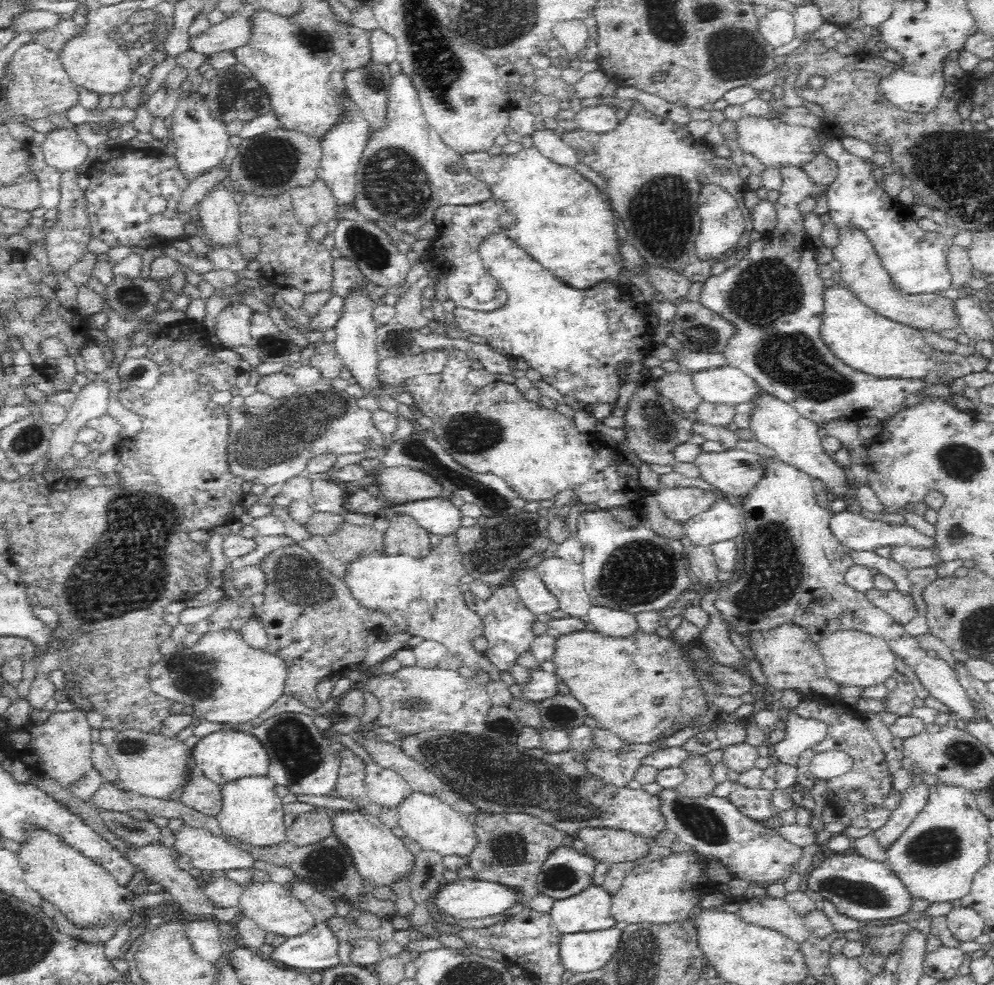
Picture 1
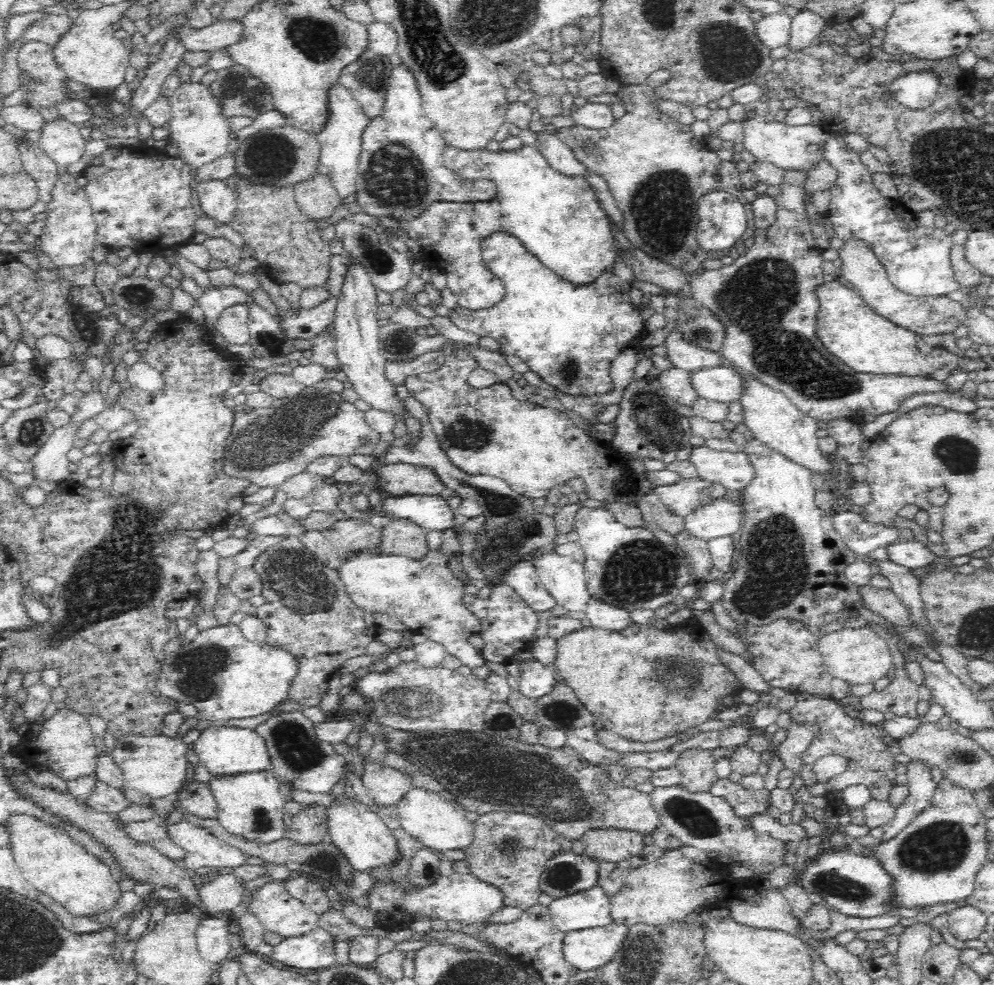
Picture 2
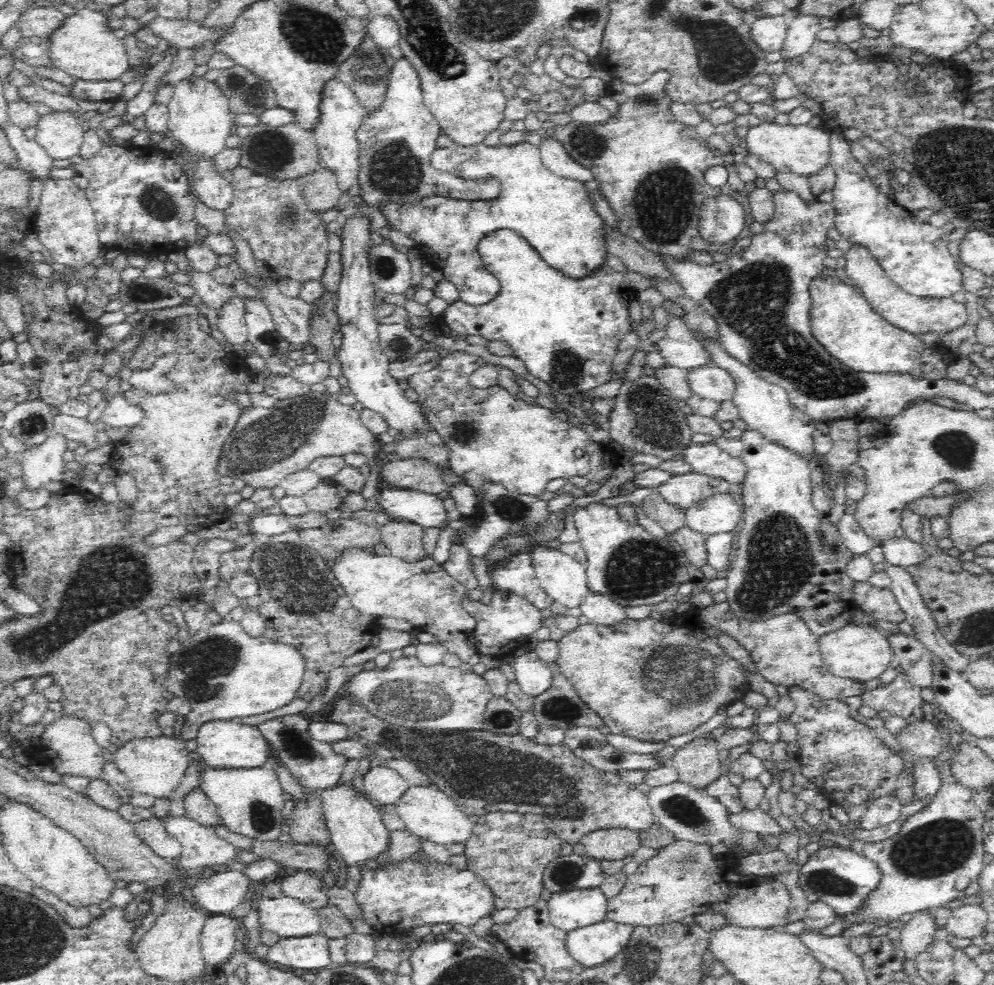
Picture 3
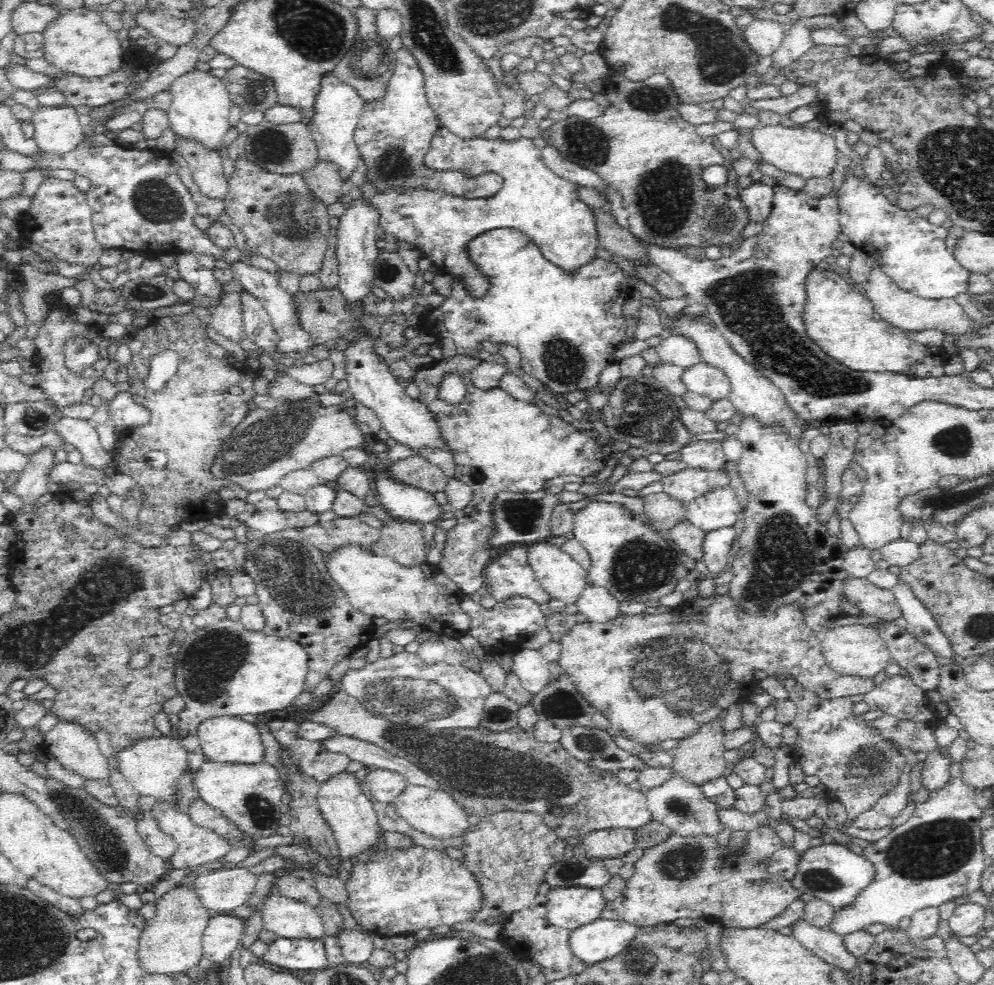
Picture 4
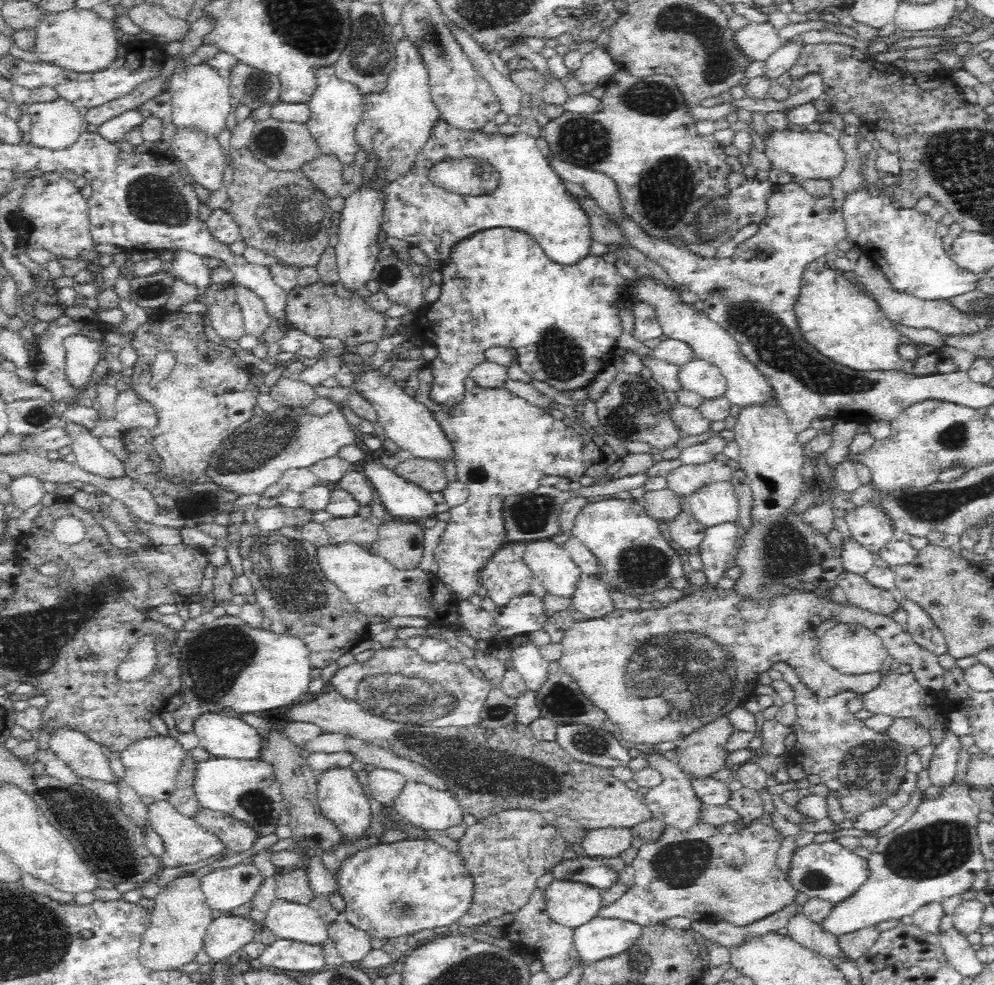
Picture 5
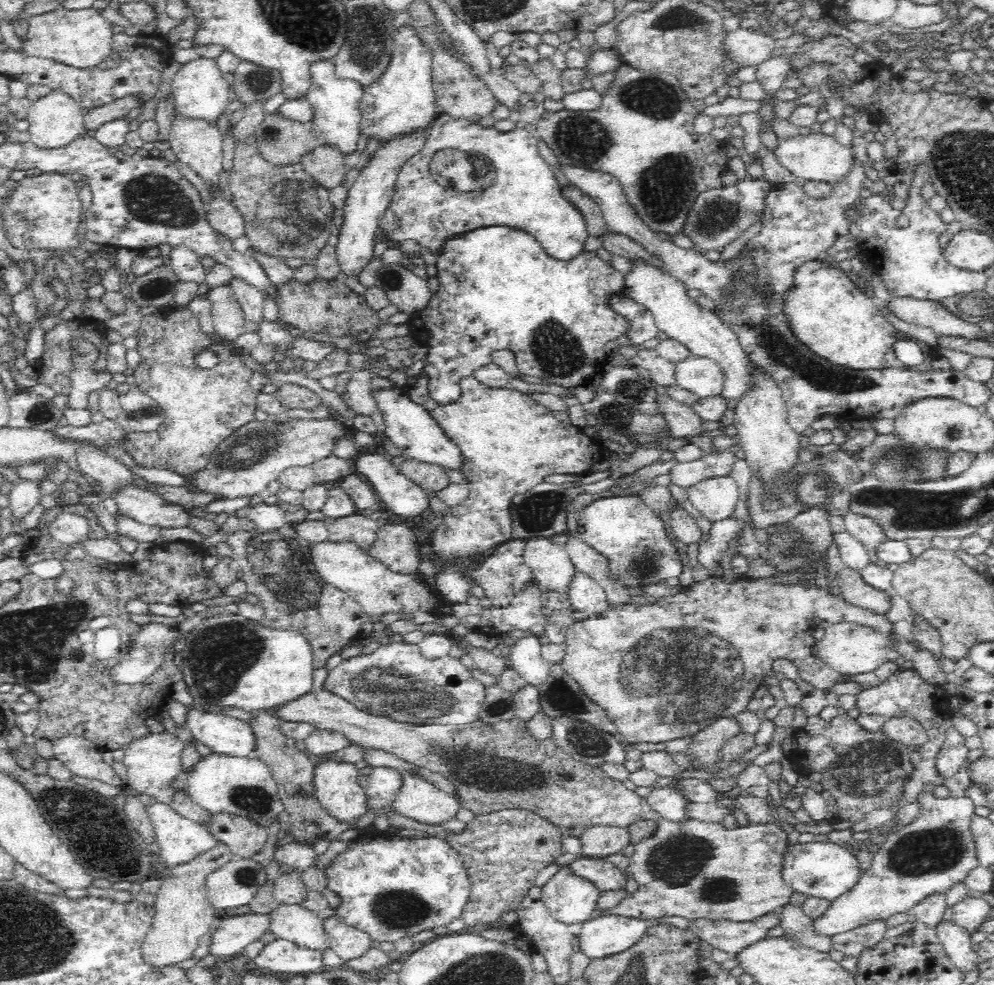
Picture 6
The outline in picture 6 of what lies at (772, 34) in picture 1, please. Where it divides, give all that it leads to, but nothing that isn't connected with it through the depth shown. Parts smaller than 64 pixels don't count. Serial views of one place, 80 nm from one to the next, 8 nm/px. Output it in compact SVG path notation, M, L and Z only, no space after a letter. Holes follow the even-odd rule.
M739 28L726 36L726 49L729 56L741 67L758 66L773 56L779 47L770 34L754 28Z

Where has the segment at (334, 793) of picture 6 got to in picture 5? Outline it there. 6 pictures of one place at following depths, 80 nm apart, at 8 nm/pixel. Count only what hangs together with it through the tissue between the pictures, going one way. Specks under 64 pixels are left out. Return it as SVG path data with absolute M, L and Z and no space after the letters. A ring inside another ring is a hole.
M350 767L328 770L320 774L318 780L317 797L319 808L323 815L338 829L344 844L354 844L362 838L368 838L368 828L372 824L372 810L364 786L360 784L357 775Z

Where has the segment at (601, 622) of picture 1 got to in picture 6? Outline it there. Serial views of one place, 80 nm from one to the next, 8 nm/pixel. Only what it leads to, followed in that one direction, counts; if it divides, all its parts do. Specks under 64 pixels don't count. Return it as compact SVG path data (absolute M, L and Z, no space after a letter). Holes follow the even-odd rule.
M577 572L569 587L570 609L586 612L589 617L602 615L610 604L605 589L594 578Z

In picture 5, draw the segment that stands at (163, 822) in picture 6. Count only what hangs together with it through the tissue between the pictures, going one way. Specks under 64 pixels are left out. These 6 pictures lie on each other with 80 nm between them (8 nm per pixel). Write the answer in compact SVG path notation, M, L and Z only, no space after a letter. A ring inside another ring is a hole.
M154 801L147 806L149 822L156 832L164 837L166 842L166 852L162 854L161 861L165 867L176 868L176 866L186 866L186 864L196 864L201 860L213 859L218 854L227 851L226 845L220 841L218 835L198 826L196 820L180 814L170 801Z

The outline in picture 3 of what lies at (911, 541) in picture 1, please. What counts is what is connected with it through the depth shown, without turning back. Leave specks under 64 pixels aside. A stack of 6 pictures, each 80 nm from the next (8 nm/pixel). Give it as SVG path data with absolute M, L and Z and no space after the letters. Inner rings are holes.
M844 513L843 516L840 516L836 526L844 539L844 545L855 556L867 555L875 546L881 546L879 540L867 534L862 525L856 521L853 513Z

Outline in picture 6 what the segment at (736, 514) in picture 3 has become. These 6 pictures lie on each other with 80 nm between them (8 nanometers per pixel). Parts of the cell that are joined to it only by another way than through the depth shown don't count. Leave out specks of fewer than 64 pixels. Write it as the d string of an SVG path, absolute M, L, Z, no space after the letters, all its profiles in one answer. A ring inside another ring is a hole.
M730 475L701 482L687 491L699 516L708 522L734 518L738 504L738 486Z

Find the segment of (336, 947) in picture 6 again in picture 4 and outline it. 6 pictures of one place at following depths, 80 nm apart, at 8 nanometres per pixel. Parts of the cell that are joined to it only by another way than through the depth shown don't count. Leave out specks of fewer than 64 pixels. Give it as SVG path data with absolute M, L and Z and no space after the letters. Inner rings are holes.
M346 928L338 936L346 964L366 965L368 958L374 952L373 939L374 936L364 930Z

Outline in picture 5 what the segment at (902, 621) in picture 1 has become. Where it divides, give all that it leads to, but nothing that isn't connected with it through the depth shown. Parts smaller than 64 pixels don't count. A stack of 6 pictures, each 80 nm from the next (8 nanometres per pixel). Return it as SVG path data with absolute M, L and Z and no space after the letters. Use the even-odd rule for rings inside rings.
M845 572L837 585L844 590L850 606L884 617L892 617L899 610L895 592L877 588L865 577Z

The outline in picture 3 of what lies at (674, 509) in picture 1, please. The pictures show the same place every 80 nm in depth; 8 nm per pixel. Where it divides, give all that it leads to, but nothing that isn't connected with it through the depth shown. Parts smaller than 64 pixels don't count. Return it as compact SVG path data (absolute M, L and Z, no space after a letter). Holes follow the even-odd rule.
M696 472L673 475L666 484L657 486L656 492L672 506L686 512L696 502L713 497L714 494L728 494L730 484L712 476Z

